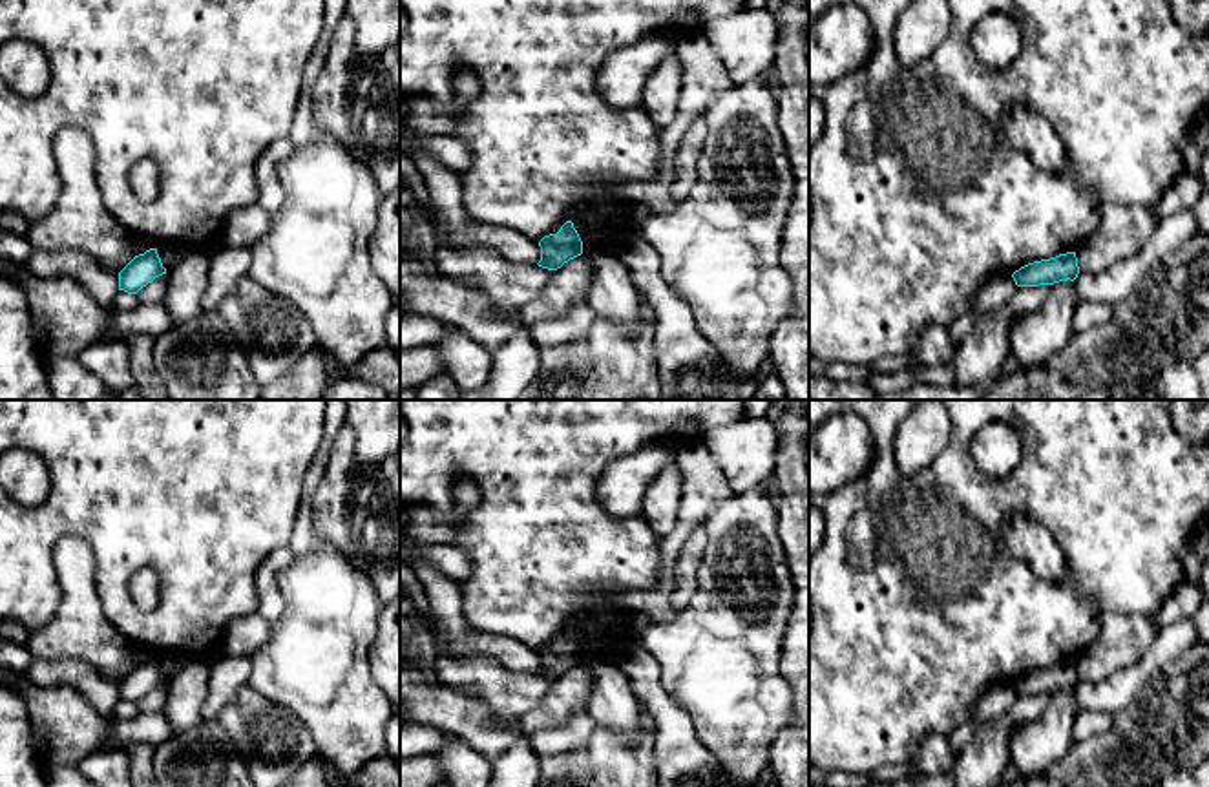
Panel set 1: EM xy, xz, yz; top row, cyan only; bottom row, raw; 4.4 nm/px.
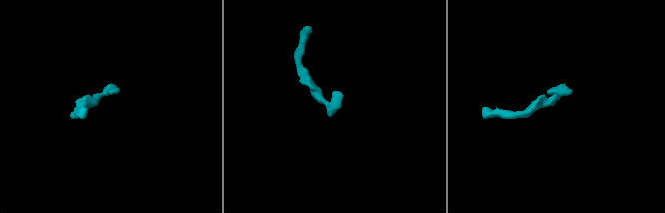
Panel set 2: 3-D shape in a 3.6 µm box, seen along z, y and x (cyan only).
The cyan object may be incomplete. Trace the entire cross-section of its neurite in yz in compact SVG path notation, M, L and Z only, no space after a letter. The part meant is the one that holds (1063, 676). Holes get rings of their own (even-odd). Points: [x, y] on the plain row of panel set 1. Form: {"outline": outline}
{"outline": "M1076 661L1028 672L1012 683L1017 696L1054 694L1074 690L1079 683Z"}

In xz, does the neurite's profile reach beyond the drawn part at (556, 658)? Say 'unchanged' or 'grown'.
unchanged

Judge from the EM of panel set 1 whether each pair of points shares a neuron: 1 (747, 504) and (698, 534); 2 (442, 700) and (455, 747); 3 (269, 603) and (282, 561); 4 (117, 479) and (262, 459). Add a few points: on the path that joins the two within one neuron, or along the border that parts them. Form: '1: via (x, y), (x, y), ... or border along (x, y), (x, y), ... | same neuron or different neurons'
1: border along (704, 524), (705, 550), (696, 570) | different neurons
2: border along (453, 734), (490, 760) | different neurons
3: via (269, 592), (271, 572) | same neuron
4: via (154, 473), (168, 459), (225, 459) | same neuron

